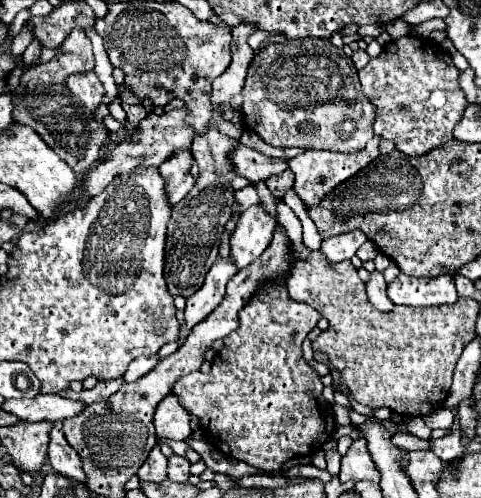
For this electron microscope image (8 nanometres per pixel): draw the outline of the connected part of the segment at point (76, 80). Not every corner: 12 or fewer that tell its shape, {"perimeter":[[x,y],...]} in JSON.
{"perimeter":[[92,70],[68,76],[66,86],[90,110],[96,110],[104,86]]}

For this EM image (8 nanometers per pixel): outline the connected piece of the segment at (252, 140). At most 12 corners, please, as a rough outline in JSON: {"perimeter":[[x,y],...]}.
{"perimeter":[[245,130],[240,143],[286,162],[282,149],[266,144],[255,132]]}

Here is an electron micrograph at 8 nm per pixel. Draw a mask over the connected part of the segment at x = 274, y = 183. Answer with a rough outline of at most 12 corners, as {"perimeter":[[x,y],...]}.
{"perimeter":[[292,170],[268,178],[266,186],[282,200],[294,182]]}

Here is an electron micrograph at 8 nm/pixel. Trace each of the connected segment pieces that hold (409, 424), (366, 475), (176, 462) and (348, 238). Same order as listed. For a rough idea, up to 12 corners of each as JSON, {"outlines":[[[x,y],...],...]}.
{"outlines":[[[422,418],[402,422],[408,434],[424,440],[431,438],[432,430]],[[364,438],[350,444],[338,474],[340,482],[380,482]],[[176,454],[168,458],[168,478],[186,482],[190,464]],[[362,230],[326,238],[330,262],[350,260],[368,238]]]}

